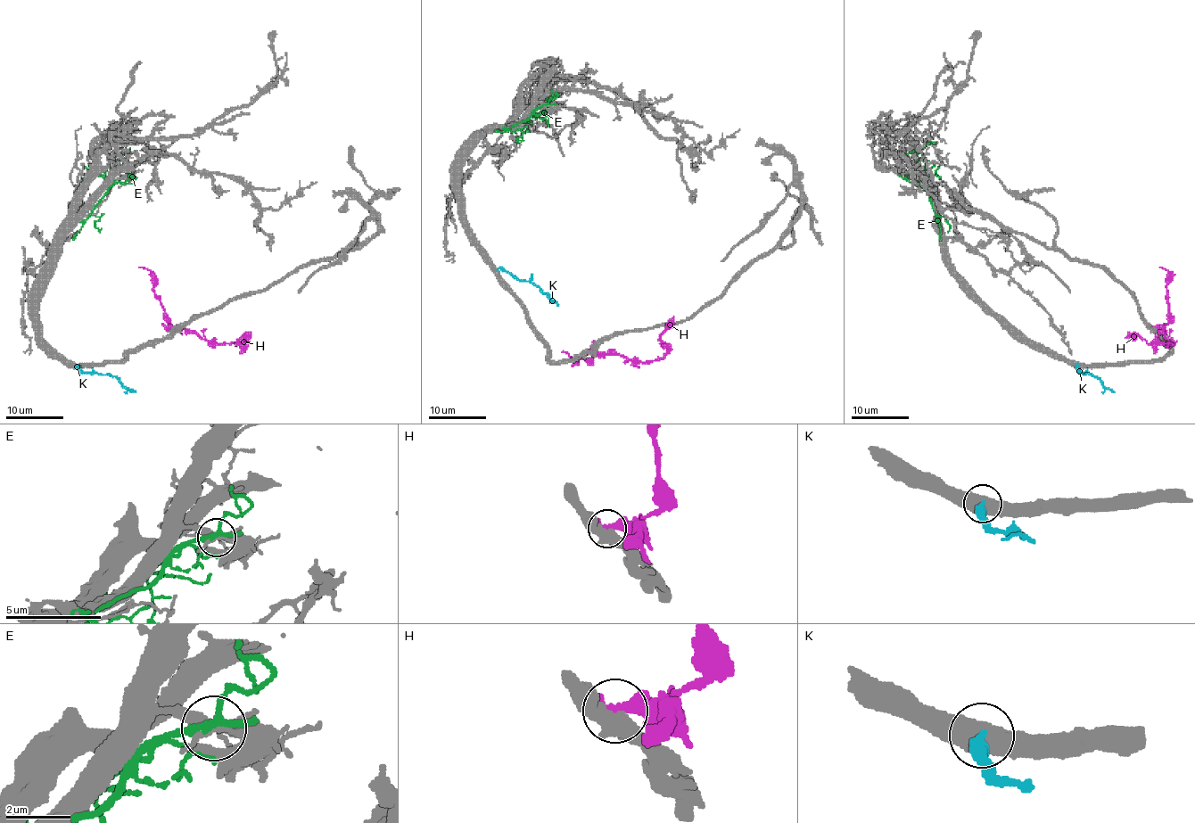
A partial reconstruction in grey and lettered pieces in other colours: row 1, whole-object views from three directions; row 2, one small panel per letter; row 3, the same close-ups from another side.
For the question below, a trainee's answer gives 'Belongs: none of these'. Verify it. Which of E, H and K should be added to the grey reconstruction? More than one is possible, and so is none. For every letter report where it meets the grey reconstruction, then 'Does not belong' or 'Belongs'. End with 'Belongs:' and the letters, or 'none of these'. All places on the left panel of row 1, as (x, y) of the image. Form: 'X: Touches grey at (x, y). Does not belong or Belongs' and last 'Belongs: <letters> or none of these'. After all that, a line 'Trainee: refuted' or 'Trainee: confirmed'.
E: Touches grey at (125, 184). Does not belong
H: Touches grey at (171, 327). Does not belong
K: Touches grey at (76, 364). Does not belong
Belongs: none of these
Trainee: confirmed

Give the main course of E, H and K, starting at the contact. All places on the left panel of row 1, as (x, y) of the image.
E: (124, 184), (114, 182), (86, 219), (91, 215), (100, 217), (94, 224), (100, 232)
H: (171, 327), (194, 330), (208, 340), (220, 343), (243, 343), (238, 343), (239, 339), (243, 336), (251, 337)
K: (75, 365), (84, 372), (111, 376), (135, 392)

